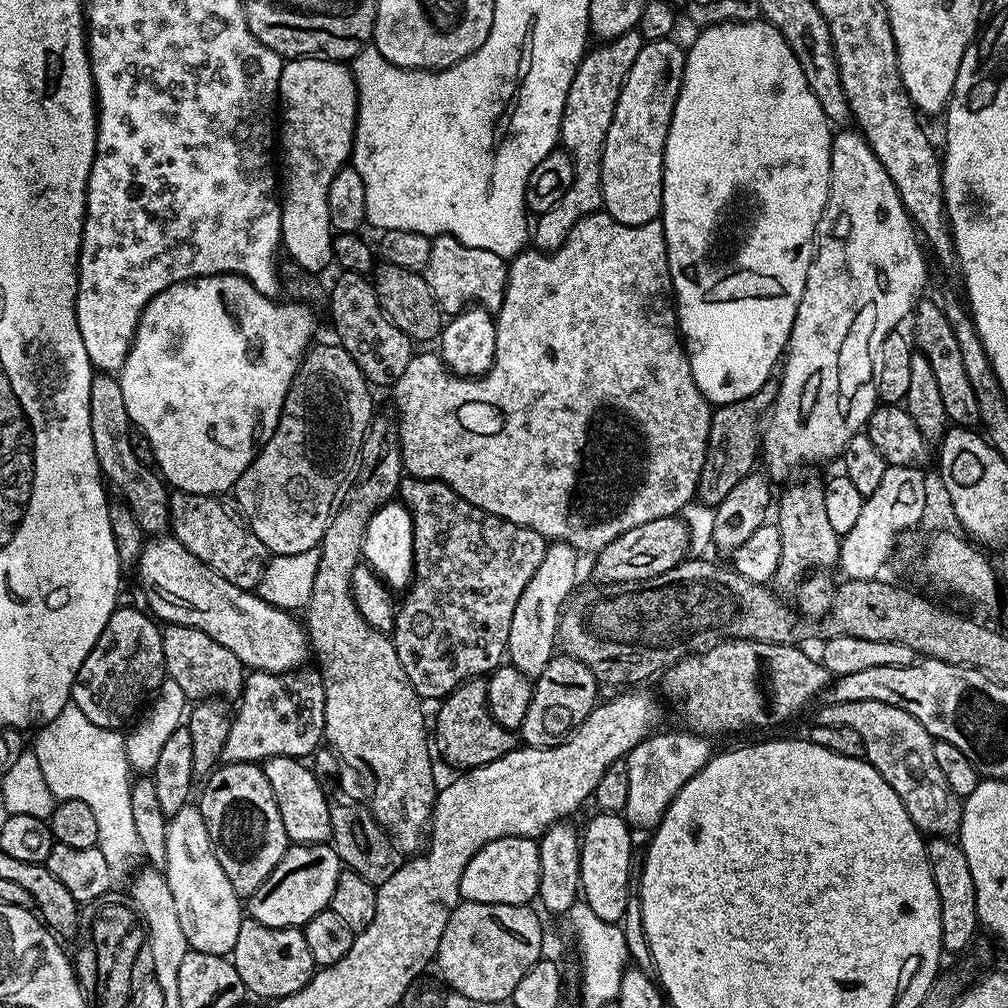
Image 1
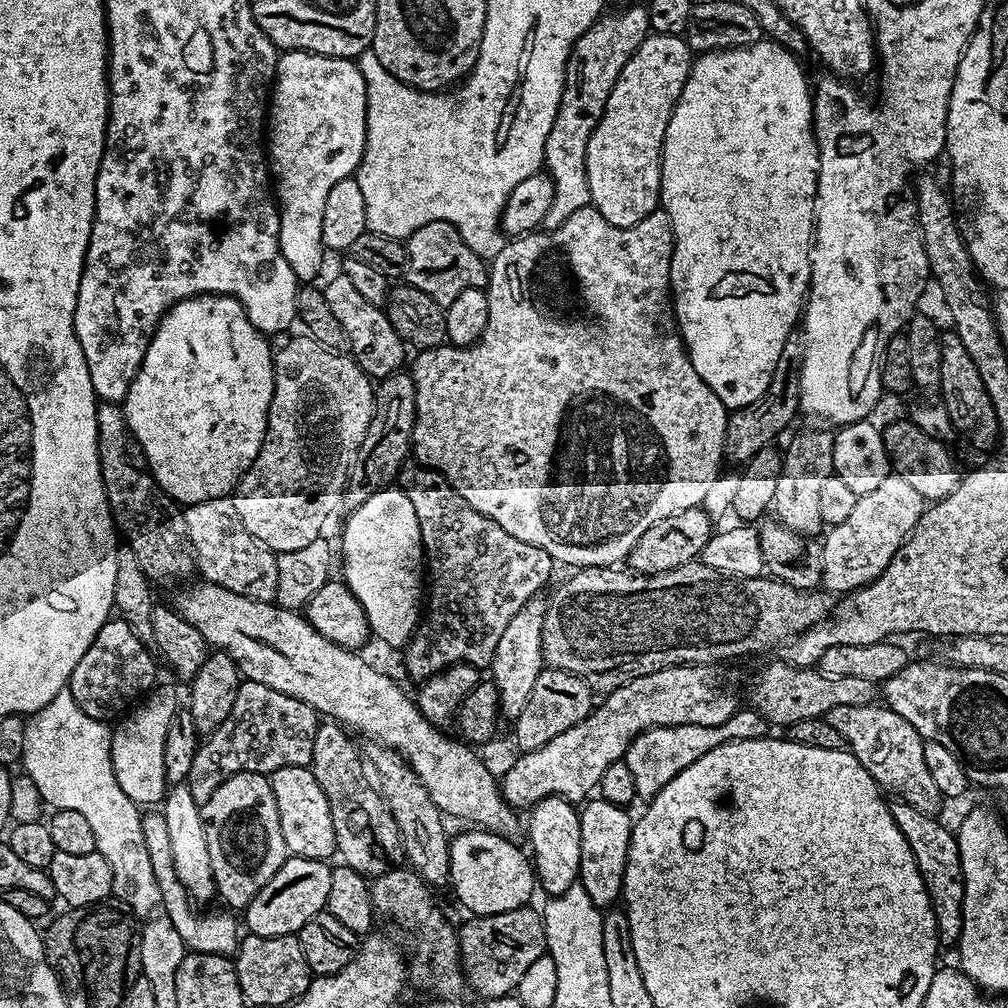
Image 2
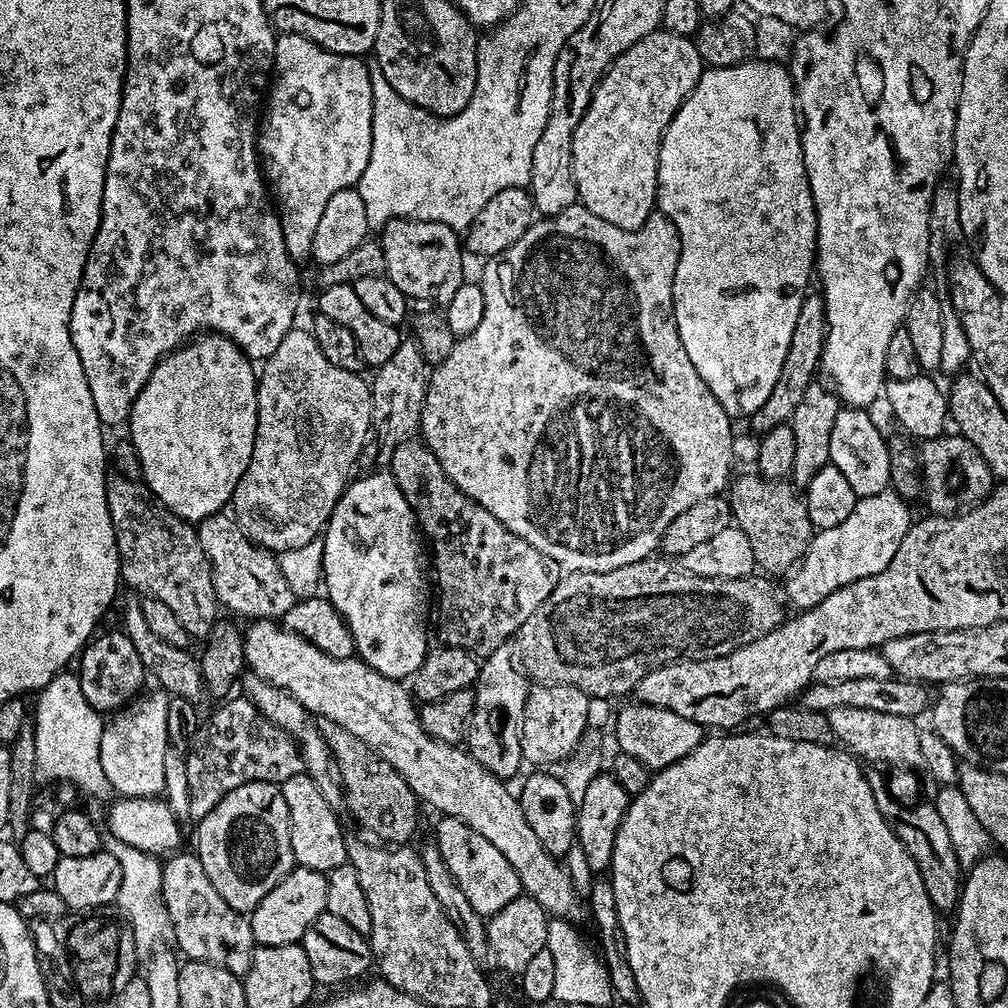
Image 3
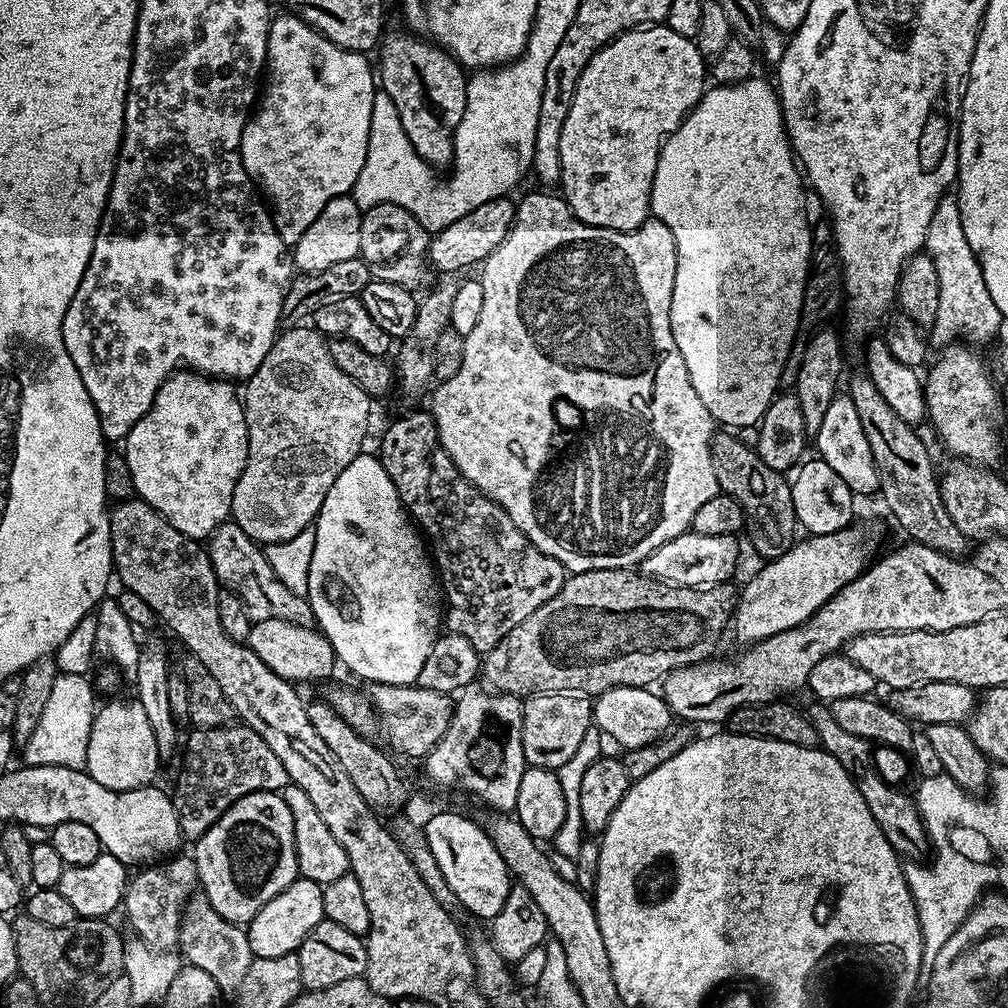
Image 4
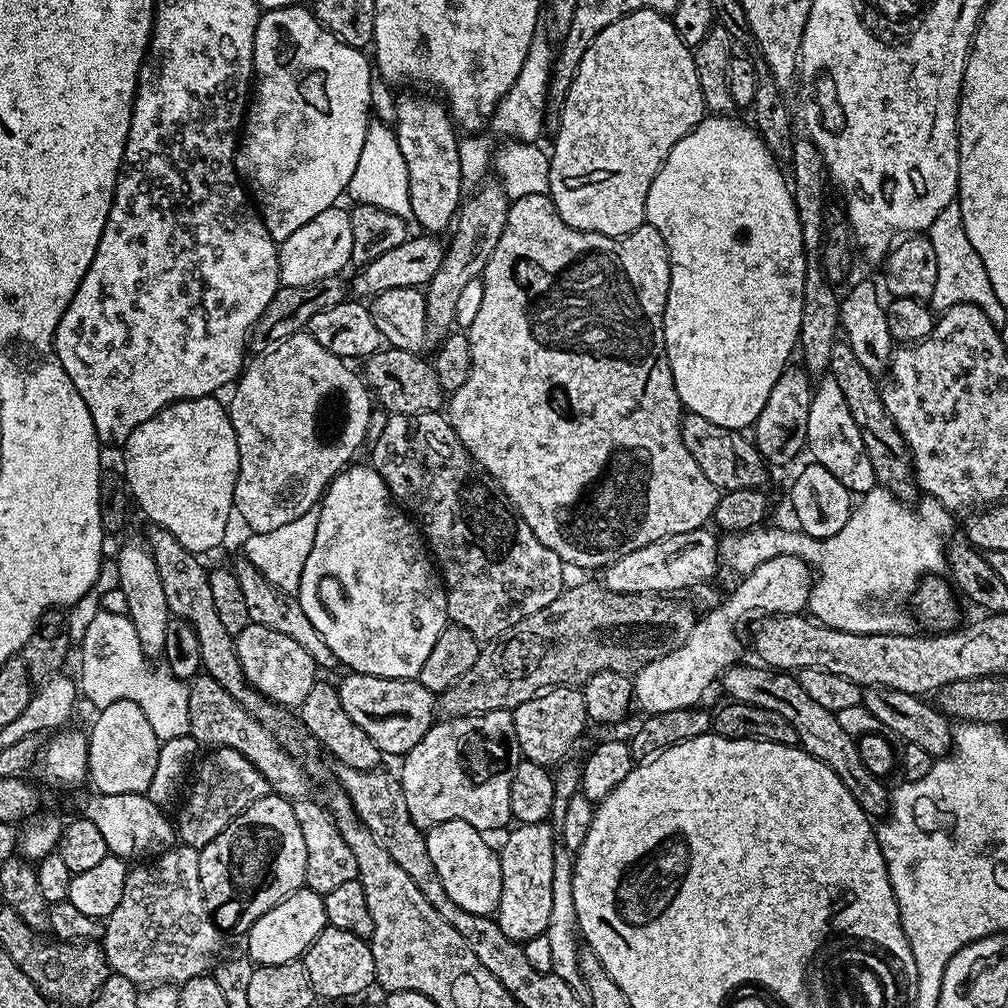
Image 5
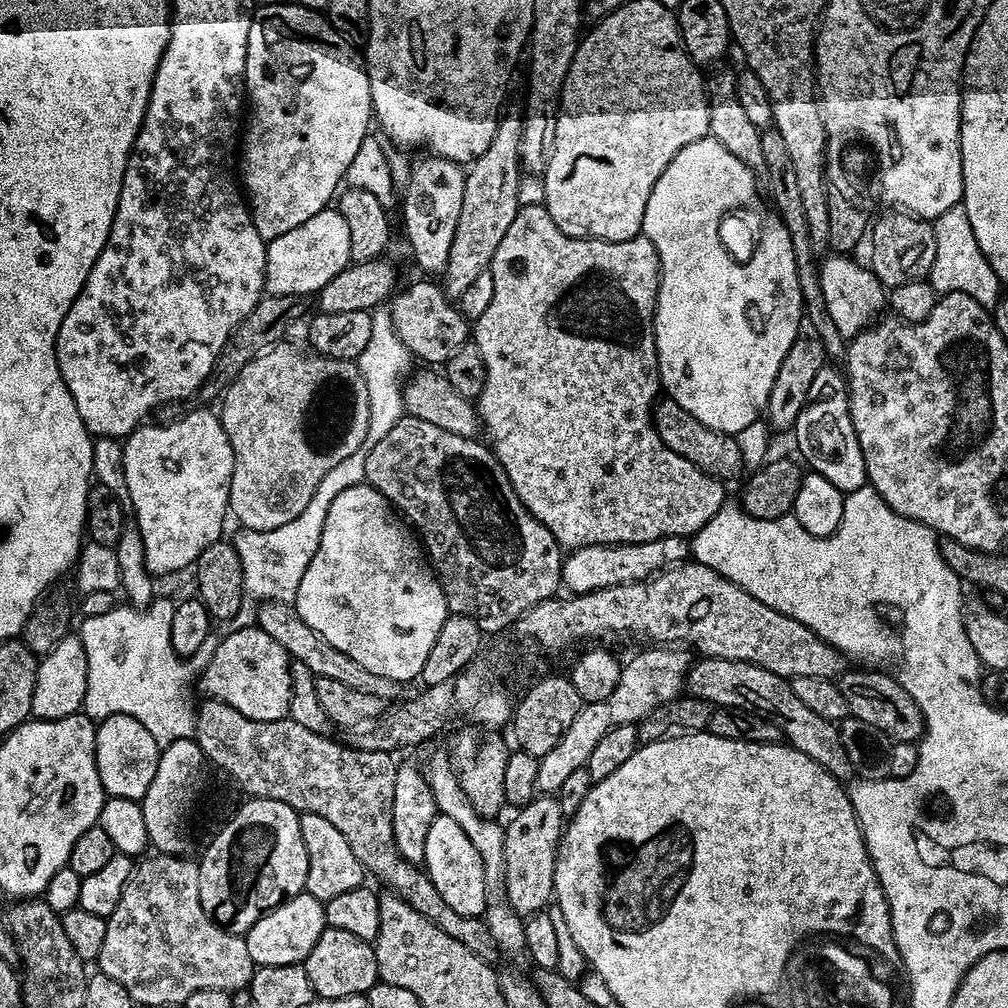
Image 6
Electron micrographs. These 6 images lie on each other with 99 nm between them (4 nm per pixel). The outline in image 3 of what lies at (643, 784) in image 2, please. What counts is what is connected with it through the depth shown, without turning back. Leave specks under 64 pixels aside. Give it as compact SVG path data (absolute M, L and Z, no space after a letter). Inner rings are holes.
M631 702L616 716L616 748L638 758L649 770L668 768L686 758L704 739L706 729L690 718L681 718L674 710L659 708L657 704Z

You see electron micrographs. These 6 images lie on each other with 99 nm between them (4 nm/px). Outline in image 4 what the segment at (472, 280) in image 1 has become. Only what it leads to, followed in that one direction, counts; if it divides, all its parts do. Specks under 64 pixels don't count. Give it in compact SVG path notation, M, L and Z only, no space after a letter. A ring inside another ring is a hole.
M375 204L373 208L365 208L362 212L362 242L359 259L364 261L374 280L394 282L409 290L417 290L416 288L420 287L423 289L429 283L429 239L428 229L423 228L402 206Z

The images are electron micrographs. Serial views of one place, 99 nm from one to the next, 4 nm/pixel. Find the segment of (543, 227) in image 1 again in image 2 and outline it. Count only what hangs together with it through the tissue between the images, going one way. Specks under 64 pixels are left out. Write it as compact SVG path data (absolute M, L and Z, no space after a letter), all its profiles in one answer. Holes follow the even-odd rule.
M643 3L632 4L629 8L620 8L617 12L605 11L596 19L596 22L574 42L570 50L570 58L566 62L566 74L564 75L564 89L558 106L558 114L550 126L550 135L546 138L544 147L544 163L549 176L554 182L554 202L550 202L550 210L546 210L546 218L543 222L545 229L557 228L574 214L574 210L582 210L592 203L590 198L590 182L586 178L586 146L590 142L590 134L594 126L602 118L602 110L606 110L606 98L610 98L610 90L614 90L614 82L618 82L618 74L622 74L622 66L630 62L634 50L650 35L650 18L647 7Z

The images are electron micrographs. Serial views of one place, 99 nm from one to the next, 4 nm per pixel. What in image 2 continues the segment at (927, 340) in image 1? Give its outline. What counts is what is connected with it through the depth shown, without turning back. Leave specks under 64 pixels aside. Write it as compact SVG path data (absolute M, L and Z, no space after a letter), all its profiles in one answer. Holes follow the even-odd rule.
M948 330L941 335L942 344L942 382L938 393L944 409L950 414L950 422L957 433L960 432L976 448L992 448L996 440L1001 439L998 418L994 414L994 406L990 402L990 394L986 394L986 386L978 375L978 366L970 358L966 346L962 346L962 338Z

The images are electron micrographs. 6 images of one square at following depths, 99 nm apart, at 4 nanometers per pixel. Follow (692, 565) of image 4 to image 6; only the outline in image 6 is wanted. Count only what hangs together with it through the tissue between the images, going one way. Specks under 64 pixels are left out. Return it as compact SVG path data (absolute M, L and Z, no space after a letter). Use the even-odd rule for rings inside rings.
M663 536L641 544L595 544L573 548L563 557L560 578L565 589L572 594L602 590L606 586L629 584L647 580L666 568L683 564L689 559L690 544L682 536Z

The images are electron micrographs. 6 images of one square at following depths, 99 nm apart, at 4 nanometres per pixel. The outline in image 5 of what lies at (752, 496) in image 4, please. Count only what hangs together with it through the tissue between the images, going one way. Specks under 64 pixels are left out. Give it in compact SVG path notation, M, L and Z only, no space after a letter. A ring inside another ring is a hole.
M685 411L680 422L680 433L686 450L702 466L702 474L714 482L714 486L724 492L734 490L760 490L768 480L769 465L760 457L755 443L751 439L743 437L734 428L718 426L718 422L710 422L710 418L702 418L702 414L694 414Z

